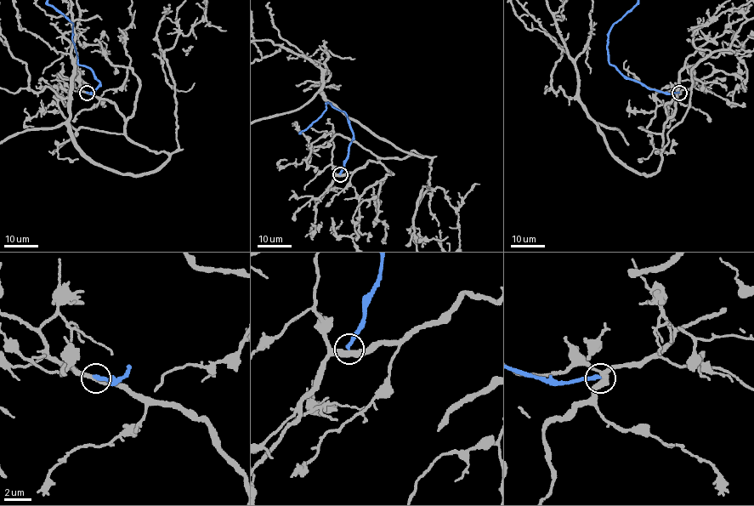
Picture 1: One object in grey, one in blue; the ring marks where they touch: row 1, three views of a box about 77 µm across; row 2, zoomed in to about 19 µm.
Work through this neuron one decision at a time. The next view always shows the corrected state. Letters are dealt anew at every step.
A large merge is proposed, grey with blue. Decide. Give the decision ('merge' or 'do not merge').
do not merge

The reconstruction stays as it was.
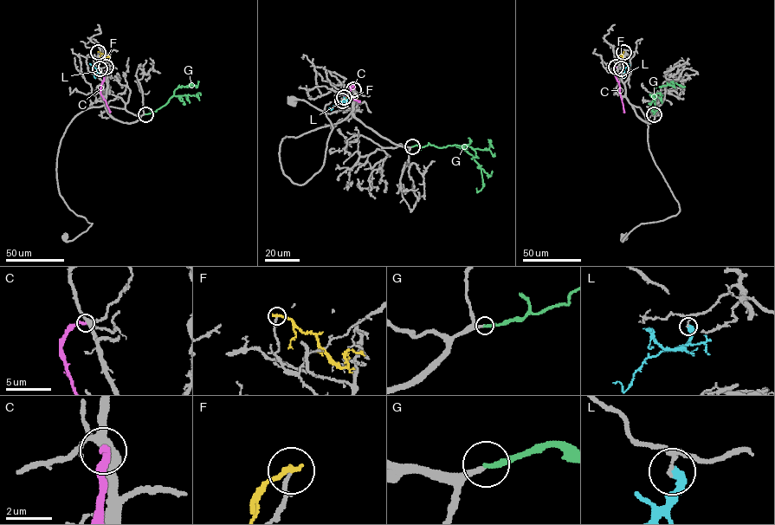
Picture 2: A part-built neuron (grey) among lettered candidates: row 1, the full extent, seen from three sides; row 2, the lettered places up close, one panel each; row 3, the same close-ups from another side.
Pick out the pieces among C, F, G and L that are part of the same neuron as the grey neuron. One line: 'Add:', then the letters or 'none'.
Add: G

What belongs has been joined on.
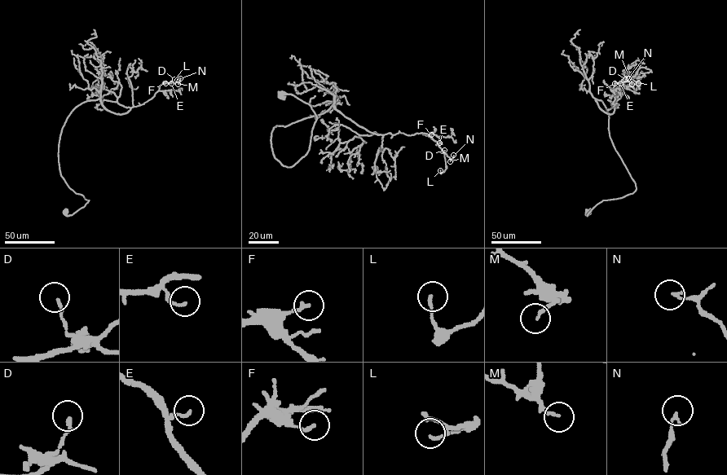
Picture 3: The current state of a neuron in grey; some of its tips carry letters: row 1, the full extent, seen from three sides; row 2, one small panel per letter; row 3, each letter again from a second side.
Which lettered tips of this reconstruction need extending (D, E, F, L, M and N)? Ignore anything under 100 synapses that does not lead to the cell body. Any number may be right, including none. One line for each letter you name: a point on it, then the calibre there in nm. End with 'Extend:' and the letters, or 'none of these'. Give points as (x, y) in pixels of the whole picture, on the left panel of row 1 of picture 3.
Extend: none of these

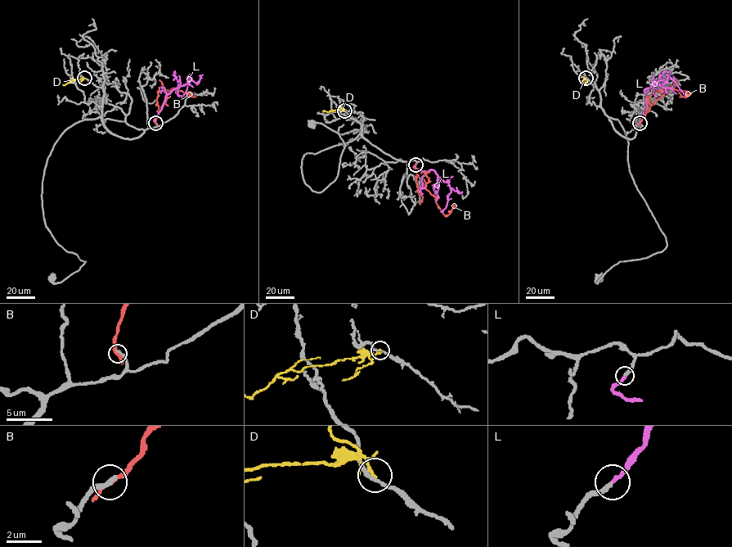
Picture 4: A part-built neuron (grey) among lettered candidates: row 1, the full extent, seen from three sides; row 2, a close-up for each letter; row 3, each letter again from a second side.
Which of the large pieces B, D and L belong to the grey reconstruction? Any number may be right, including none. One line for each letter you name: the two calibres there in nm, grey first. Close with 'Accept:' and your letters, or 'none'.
L: Thickness 280 nm (grey) against 260 nm
Accept: L

